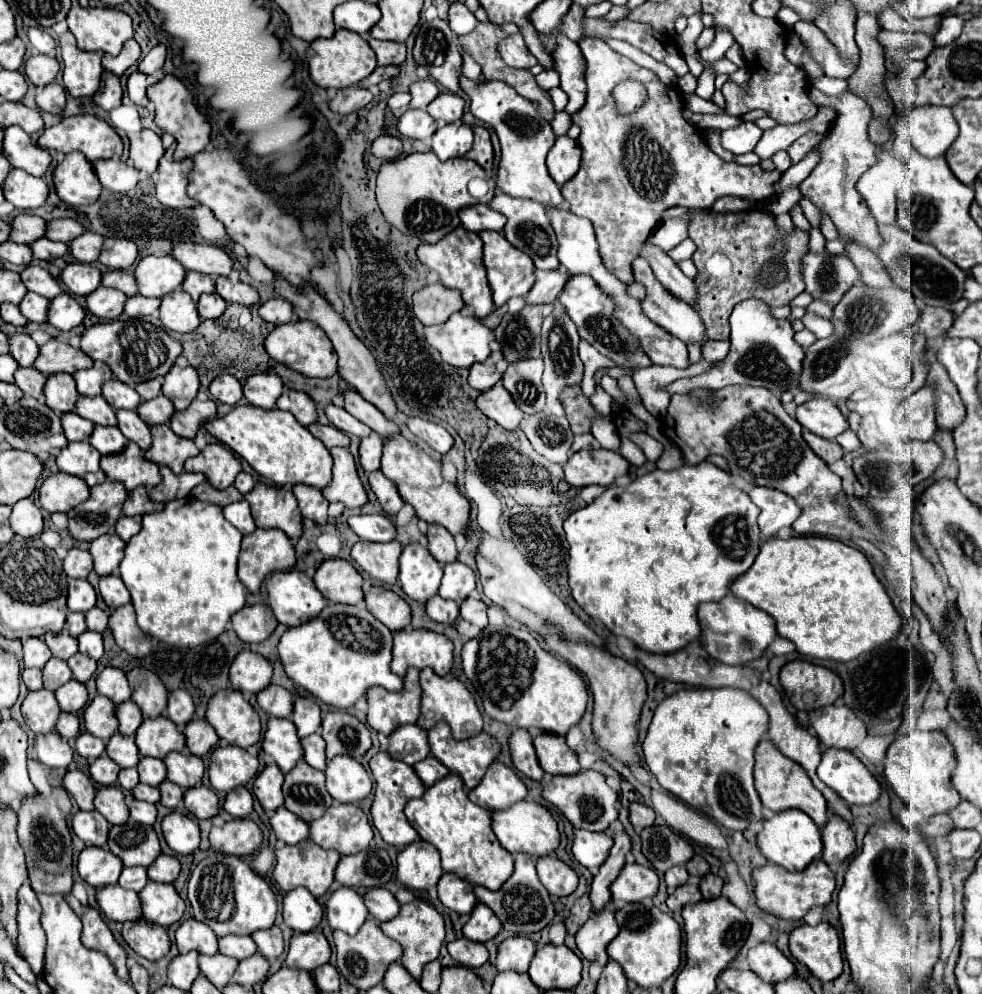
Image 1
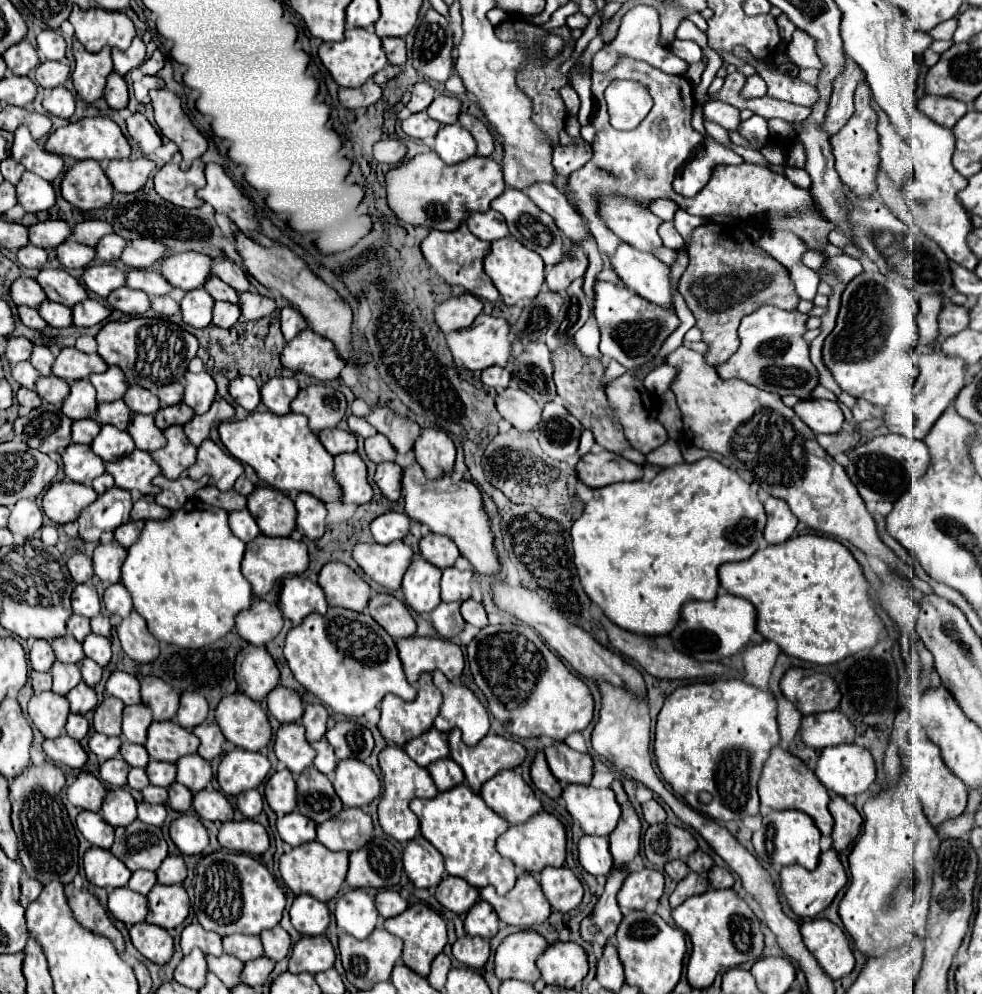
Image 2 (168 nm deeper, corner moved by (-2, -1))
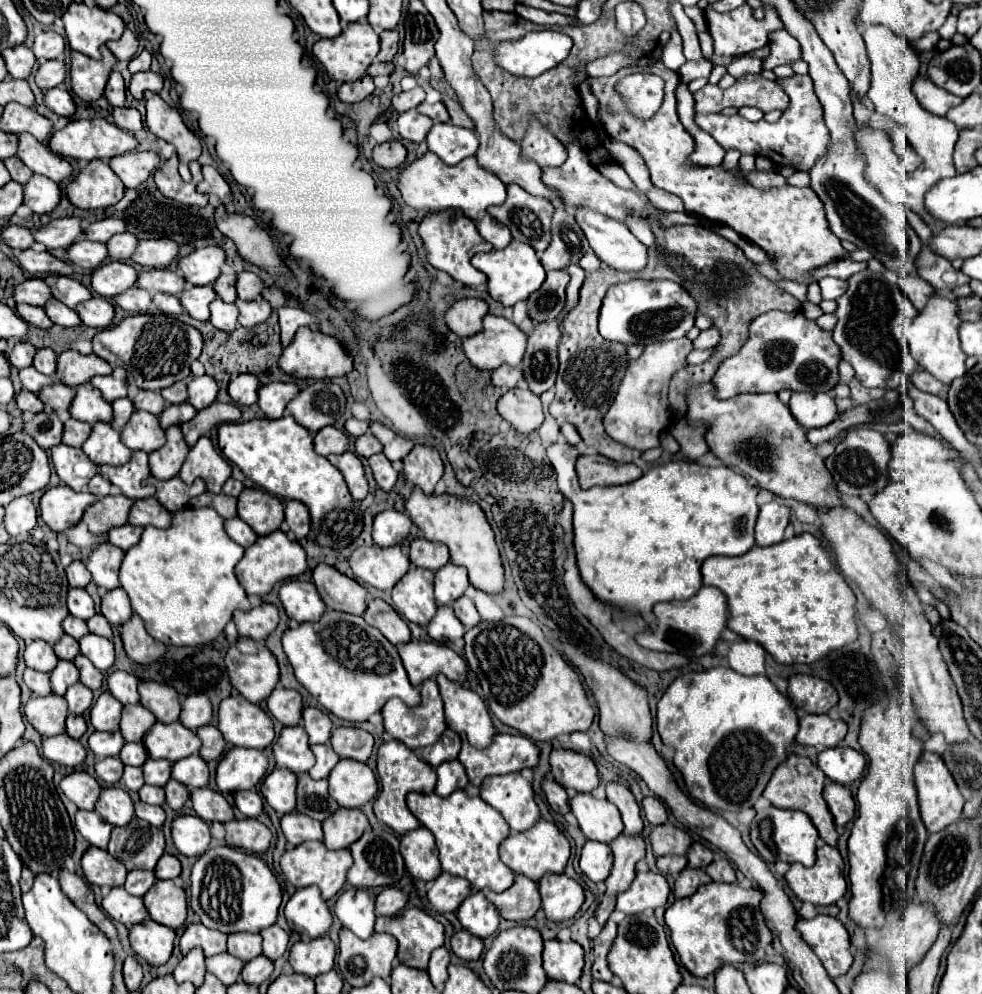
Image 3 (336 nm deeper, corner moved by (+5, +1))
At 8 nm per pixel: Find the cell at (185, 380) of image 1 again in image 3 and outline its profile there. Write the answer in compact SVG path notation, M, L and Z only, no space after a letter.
M208 374L192 376L192 380L188 382L188 402L196 410L202 410L202 408L210 406L216 400L216 394L218 394L218 384Z

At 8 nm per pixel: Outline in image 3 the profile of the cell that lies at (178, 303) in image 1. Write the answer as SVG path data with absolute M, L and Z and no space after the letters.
M188 286L180 294L182 308L196 320L208 320L210 312L208 306L216 298L216 292L212 286Z

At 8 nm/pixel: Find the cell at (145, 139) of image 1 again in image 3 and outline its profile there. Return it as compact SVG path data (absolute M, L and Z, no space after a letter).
M114 108L112 116L114 116L114 124L126 132L142 130L142 118L136 108Z

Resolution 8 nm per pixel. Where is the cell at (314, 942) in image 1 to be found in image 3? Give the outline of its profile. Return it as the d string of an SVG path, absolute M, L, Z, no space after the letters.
M328 936L314 938L310 942L296 942L290 948L288 962L298 974L306 974L310 978L324 974L332 970L334 966L334 956L336 956L336 946Z

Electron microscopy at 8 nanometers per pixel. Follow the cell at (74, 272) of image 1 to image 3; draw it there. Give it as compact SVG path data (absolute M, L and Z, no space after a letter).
M108 262L92 272L92 288L100 296L112 298L136 282L136 268L126 262Z

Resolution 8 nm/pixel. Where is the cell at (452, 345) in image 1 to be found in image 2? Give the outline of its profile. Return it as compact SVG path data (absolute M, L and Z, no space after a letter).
M481 314L475 326L467 330L457 330L455 334L445 334L451 352L455 354L455 362L465 366L467 370L485 370L489 366L507 366L511 360L511 342L509 342L509 322L505 318L495 318Z

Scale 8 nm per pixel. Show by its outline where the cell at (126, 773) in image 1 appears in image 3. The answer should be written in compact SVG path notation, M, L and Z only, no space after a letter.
M126 766L124 768L124 776L122 776L122 782L128 790L138 790L142 784L144 784L144 778L142 778L142 768L134 768L134 766Z

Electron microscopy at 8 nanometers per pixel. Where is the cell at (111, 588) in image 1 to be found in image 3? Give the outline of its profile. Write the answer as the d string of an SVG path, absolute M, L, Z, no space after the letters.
M114 588L102 596L102 614L114 626L124 624L132 616L130 600L122 588Z

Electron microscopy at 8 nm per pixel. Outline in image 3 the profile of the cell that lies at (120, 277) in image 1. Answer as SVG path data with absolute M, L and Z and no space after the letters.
M170 268L164 270L142 270L138 272L136 286L156 294L156 292L166 292L166 294L180 294L186 286L182 276Z

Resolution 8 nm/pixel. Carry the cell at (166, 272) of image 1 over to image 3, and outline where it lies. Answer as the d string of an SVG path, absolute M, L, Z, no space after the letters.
M208 246L194 250L188 256L182 256L178 260L178 272L188 284L206 286L218 278L222 264L224 264L224 250L218 246Z

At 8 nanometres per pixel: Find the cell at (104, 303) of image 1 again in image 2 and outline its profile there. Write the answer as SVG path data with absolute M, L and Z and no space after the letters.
M123 286L121 290L113 290L107 302L111 308L121 310L123 314L131 314L131 316L143 314L149 310L149 296L145 292L139 292L127 286Z

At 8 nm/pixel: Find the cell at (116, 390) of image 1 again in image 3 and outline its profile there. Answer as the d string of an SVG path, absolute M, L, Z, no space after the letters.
M138 390L138 394L132 398L132 404L136 410L148 410L152 414L160 414L166 406L164 398L158 392L148 392L148 390Z

